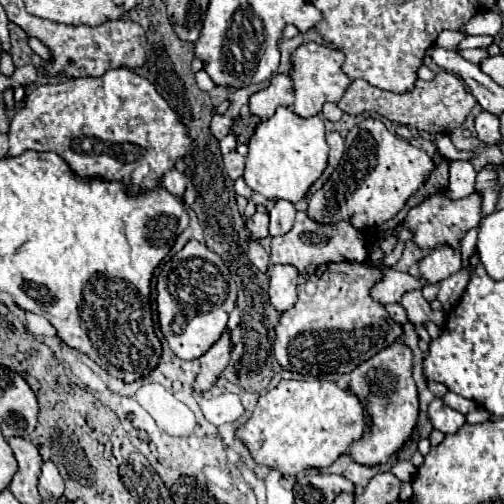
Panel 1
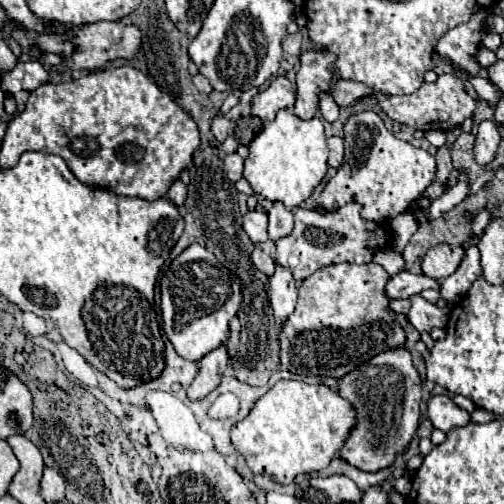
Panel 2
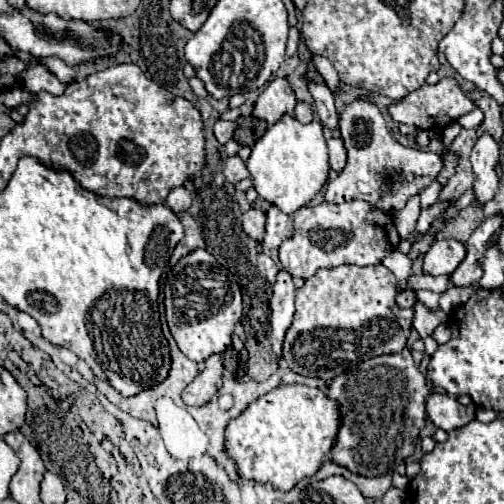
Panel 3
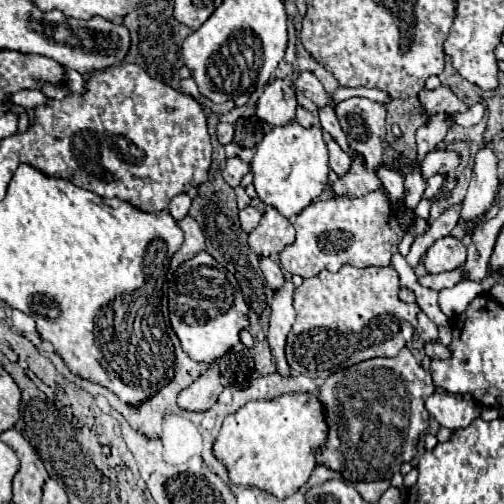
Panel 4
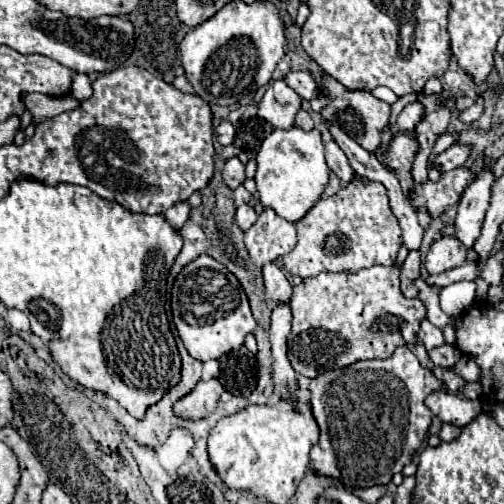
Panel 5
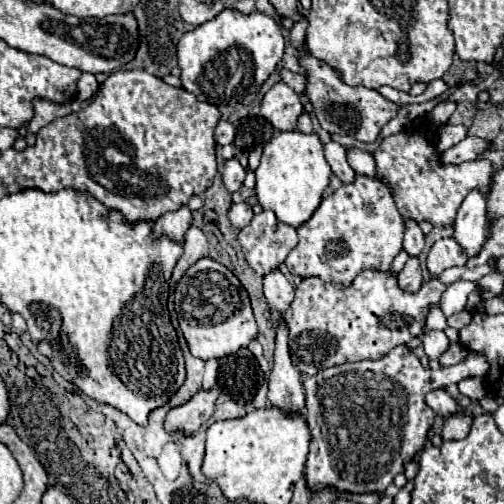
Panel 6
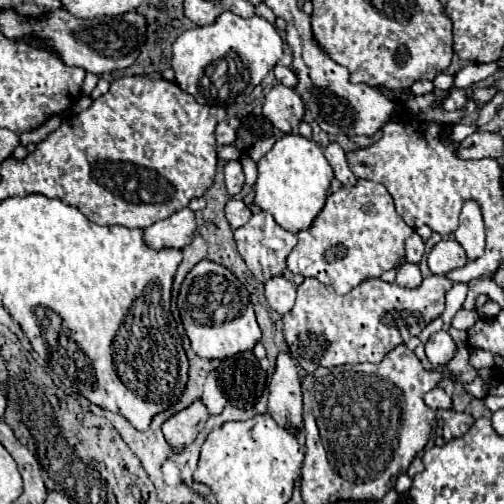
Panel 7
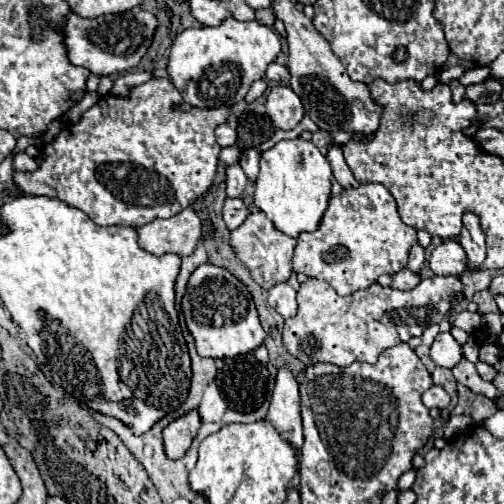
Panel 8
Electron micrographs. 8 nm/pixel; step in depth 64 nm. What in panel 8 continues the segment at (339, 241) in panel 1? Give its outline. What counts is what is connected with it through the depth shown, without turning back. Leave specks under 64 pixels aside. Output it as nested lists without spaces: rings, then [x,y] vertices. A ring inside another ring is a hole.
[[[360,184],[358,188],[342,190],[338,196],[330,198],[328,210],[316,232],[304,232],[298,236],[298,246],[294,250],[294,272],[304,272],[310,278],[328,282],[340,296],[350,296],[356,290],[364,290],[376,282],[382,274],[396,274],[406,268],[410,248],[416,244],[416,230],[406,226],[396,210],[396,200],[388,188],[382,184]]]

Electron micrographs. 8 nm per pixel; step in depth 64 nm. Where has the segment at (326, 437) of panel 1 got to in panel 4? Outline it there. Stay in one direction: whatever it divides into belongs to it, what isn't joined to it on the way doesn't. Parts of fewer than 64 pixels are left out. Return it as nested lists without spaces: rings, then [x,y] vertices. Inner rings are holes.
[[[282,394],[276,400],[248,402],[238,412],[224,418],[214,440],[214,456],[226,466],[228,478],[236,486],[252,486],[264,490],[278,500],[292,496],[312,474],[316,466],[314,452],[324,446],[324,410],[314,394]]]

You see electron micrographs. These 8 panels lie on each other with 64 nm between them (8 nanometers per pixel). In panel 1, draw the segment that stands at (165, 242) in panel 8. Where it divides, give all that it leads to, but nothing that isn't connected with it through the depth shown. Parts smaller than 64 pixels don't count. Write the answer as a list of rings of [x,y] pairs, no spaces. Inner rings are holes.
[[[170,170],[170,172],[162,178],[162,186],[164,186],[170,194],[174,194],[174,196],[178,196],[178,198],[182,198],[182,196],[184,196],[184,190],[186,190],[184,176],[182,176],[178,170]]]

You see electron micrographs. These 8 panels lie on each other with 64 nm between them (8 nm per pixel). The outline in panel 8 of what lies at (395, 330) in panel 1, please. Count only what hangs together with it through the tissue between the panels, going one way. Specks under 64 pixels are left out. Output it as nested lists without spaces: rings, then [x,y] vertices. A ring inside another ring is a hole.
[[[456,276],[424,278],[414,290],[408,290],[408,292],[394,290],[394,288],[382,288],[378,284],[372,284],[370,288],[354,292],[352,296],[344,296],[344,298],[338,296],[330,284],[316,280],[316,278],[310,278],[308,282],[300,284],[298,314],[294,318],[286,320],[284,332],[282,332],[284,334],[282,342],[284,342],[284,348],[292,356],[296,356],[304,366],[316,364],[316,362],[330,362],[336,366],[348,366],[354,360],[364,360],[364,362],[374,364],[384,348],[396,346],[398,342],[408,342],[408,338],[412,338],[412,336],[422,336],[426,326],[440,324],[452,306],[452,298],[462,296],[462,294],[464,294],[464,286],[462,286],[460,278],[456,278]]]

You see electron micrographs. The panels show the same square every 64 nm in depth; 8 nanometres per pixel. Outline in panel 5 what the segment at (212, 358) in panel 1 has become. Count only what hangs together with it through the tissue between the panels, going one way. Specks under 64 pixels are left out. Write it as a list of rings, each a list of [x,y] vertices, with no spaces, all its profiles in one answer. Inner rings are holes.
[[[216,378],[210,382],[198,382],[196,388],[188,396],[180,398],[174,404],[174,416],[184,418],[184,420],[208,418],[216,410],[222,390],[224,388]]]

